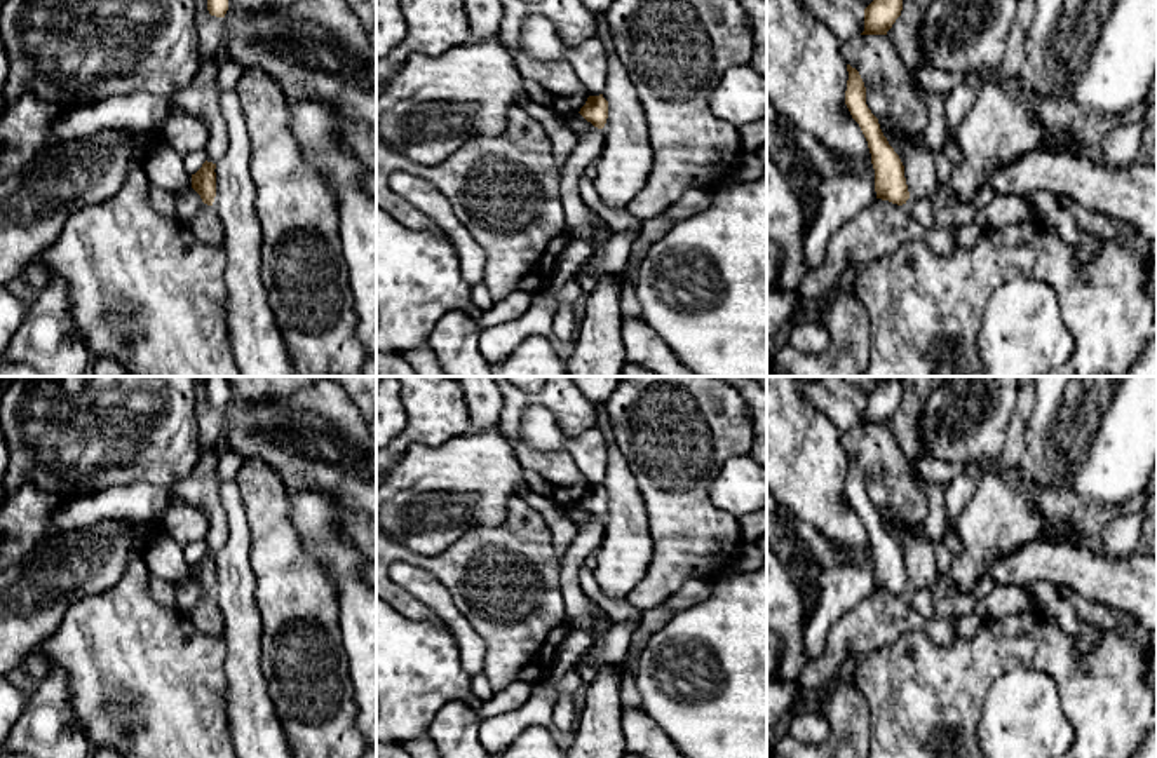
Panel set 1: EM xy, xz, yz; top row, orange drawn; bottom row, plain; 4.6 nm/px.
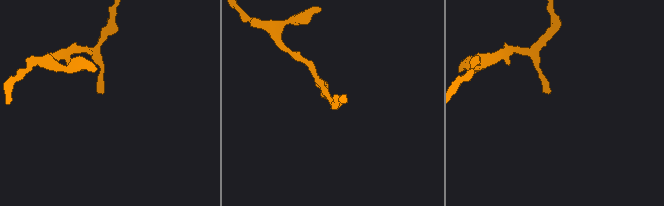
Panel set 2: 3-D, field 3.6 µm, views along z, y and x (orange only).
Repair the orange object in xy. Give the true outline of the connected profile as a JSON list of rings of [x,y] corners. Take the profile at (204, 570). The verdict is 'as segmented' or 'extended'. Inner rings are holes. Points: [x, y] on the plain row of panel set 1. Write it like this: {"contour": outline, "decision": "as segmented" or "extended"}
{"contour": [[[204,552],[202,558],[192,565],[192,579],[200,585],[202,592],[213,596],[216,587],[216,554]]], "decision": "as segmented"}

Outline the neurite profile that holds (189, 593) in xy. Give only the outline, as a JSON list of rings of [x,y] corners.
[[[186,577],[176,584],[176,608],[183,613],[188,613],[202,599],[204,592],[200,585]]]

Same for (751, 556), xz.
[[[746,542],[734,563],[734,572],[751,572],[767,566],[767,552],[763,552],[756,544]]]

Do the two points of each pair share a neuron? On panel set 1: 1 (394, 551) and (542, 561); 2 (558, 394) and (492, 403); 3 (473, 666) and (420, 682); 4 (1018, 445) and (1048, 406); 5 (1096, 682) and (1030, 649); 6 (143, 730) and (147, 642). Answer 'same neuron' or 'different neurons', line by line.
1: same neuron
2: different neurons
3: different neurons
4: different neurons
5: same neuron
6: same neuron

